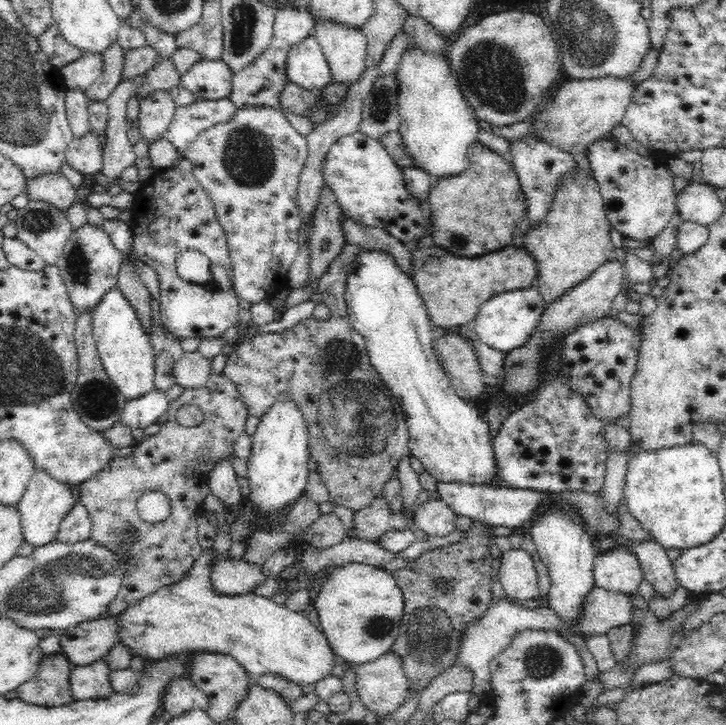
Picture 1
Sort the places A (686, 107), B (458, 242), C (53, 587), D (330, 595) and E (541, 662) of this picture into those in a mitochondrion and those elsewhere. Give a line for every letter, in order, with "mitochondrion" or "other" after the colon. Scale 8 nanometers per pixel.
A: other
B: mitochondrion
C: mitochondrion
D: other
E: mitochondrion

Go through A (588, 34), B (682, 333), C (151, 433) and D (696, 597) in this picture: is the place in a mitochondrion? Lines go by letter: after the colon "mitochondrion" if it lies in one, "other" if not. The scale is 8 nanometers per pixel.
A: mitochondrion
B: other
C: other
D: other

